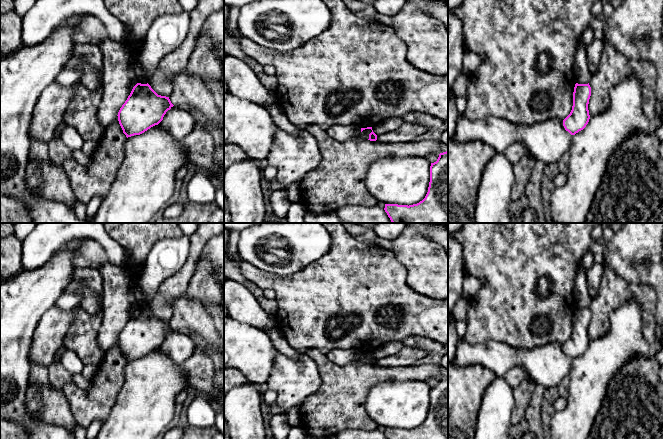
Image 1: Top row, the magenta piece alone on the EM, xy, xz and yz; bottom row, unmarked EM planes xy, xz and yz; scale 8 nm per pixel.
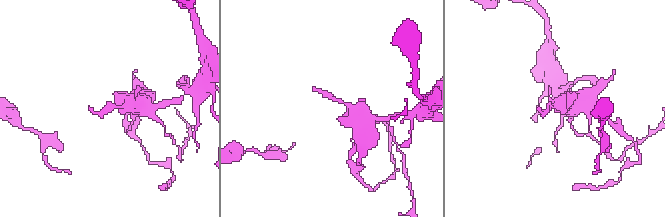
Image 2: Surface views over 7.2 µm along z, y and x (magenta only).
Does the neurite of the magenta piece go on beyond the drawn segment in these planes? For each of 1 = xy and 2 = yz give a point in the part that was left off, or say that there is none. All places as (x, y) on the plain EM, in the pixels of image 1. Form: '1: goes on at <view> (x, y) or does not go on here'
1: does not go on here
2: does not go on here

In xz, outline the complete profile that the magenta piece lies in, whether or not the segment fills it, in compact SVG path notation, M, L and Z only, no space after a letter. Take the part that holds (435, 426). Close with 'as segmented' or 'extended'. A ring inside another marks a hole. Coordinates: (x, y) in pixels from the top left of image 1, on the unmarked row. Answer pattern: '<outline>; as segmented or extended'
M448 375L440 377L430 390L425 422L417 428L385 428L387 439L448 439Z; as segmented

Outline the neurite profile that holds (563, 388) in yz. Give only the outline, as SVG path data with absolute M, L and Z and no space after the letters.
M567 376L564 380L557 386L557 390L559 396L566 398L569 393L569 384L570 384L570 377Z

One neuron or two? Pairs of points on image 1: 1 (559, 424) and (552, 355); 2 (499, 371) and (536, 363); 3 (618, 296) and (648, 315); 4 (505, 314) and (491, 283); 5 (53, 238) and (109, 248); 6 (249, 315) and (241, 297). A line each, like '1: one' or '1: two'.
1: two
2: one
3: one
4: one
5: one
6: one

